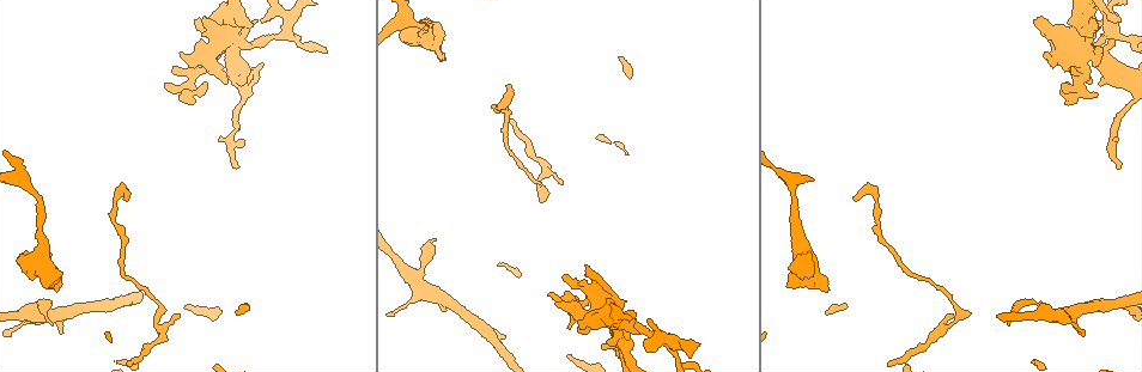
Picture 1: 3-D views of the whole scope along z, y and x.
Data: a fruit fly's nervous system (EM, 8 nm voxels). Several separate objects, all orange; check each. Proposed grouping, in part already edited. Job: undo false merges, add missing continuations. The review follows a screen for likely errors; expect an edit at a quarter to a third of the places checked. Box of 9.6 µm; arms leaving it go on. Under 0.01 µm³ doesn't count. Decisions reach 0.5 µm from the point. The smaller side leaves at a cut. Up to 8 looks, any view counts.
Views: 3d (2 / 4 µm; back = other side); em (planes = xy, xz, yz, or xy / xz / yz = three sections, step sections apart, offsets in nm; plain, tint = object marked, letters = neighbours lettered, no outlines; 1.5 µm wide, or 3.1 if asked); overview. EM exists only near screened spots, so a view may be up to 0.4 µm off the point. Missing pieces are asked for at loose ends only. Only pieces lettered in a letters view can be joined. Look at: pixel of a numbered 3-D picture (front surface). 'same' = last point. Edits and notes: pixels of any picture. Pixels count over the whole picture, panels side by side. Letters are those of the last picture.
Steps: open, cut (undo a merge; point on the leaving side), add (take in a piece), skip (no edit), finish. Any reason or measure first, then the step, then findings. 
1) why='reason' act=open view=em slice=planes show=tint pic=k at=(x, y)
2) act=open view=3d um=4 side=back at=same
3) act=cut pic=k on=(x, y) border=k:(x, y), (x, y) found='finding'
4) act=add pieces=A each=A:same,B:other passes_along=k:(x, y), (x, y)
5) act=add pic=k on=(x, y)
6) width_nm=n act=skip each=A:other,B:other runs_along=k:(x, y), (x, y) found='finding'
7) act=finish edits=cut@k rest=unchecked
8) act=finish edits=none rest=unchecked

why='branch stops here' act=open view=em slice=planes show=letters pic=1 at=(56, 290)

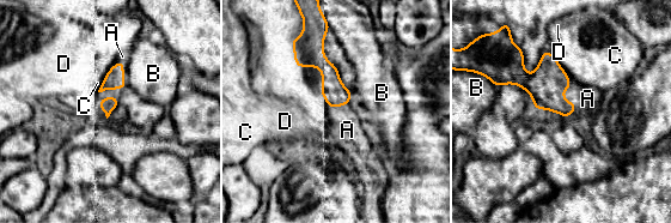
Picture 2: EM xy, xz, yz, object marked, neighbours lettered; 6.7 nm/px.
longest_contact=A:300nm act=add pieces=A each=A:same,B:other,C:other,D:other passes_along=2:(546, 84), (563, 97), (587, 98) found='it goes on there'

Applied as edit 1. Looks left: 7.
act=open view=overview

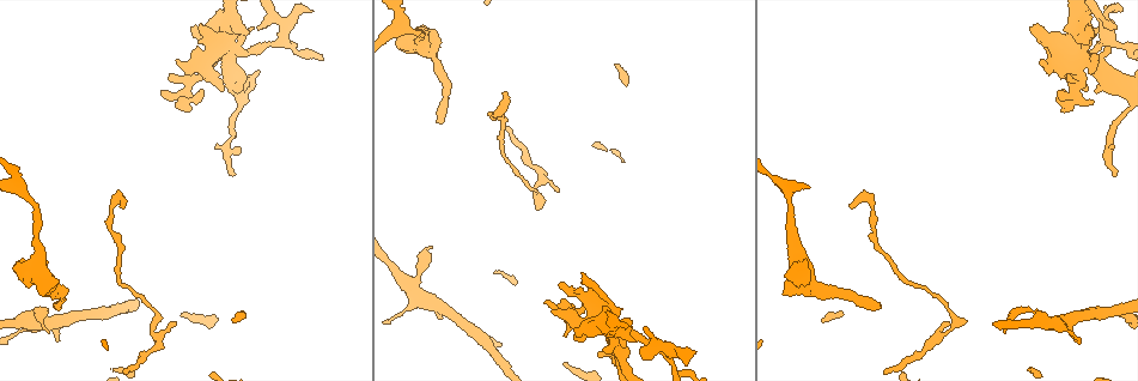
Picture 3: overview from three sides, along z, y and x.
why='three arms meet' act=open view=em slice=yz step=4 show=letters pic=3 at=(16, 191)

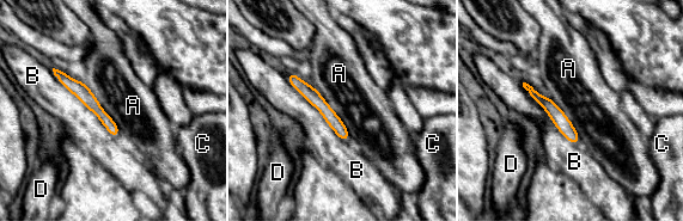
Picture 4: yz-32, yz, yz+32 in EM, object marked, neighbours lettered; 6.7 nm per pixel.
act=skip each=A:other,B:other,C:other,D:other runs_along=4:(58, 73), (96, 108), (115, 133) found='one neuron here'

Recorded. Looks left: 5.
act=finish edits=add@2 rest=unchecked

